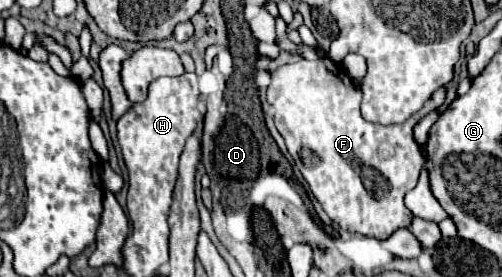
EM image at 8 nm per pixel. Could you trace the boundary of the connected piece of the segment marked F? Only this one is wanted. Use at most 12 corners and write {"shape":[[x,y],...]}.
{"shape":[[329,57],[271,71],[273,121],[323,211],[387,239],[425,157],[361,117]]}

